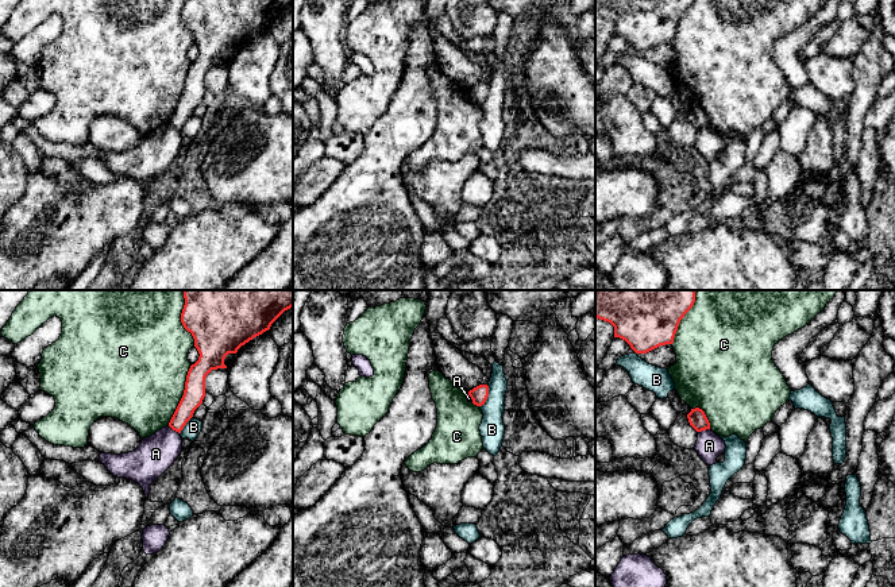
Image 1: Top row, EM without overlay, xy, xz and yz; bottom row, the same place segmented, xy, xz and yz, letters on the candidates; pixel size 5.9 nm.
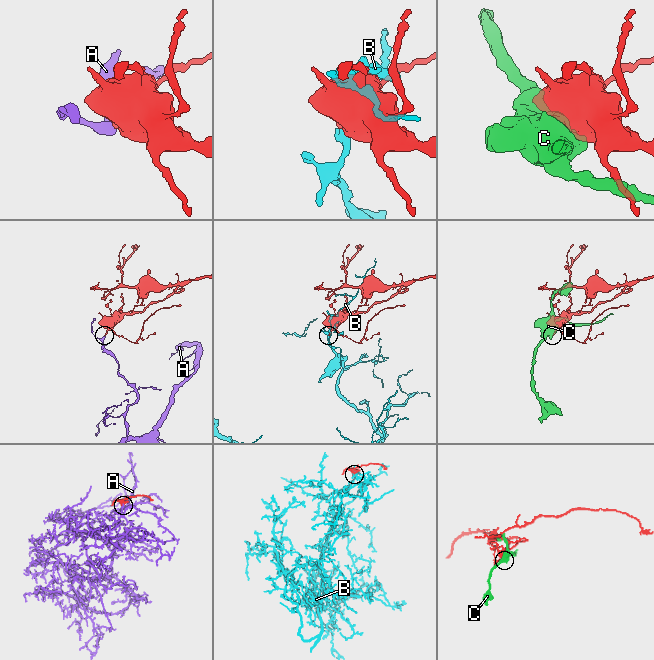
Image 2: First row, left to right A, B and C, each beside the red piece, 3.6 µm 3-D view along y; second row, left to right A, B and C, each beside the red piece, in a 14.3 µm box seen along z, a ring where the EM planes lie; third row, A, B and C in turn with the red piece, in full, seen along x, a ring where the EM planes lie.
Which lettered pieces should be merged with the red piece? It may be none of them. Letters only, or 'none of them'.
none of them

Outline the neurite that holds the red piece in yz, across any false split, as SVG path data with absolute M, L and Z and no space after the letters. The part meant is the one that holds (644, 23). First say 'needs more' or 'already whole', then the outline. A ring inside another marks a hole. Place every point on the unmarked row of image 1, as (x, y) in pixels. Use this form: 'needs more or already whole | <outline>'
already whole | M595 0L595 15L614 24L614 35L625 38L636 51L672 42L680 18L694 0Z

